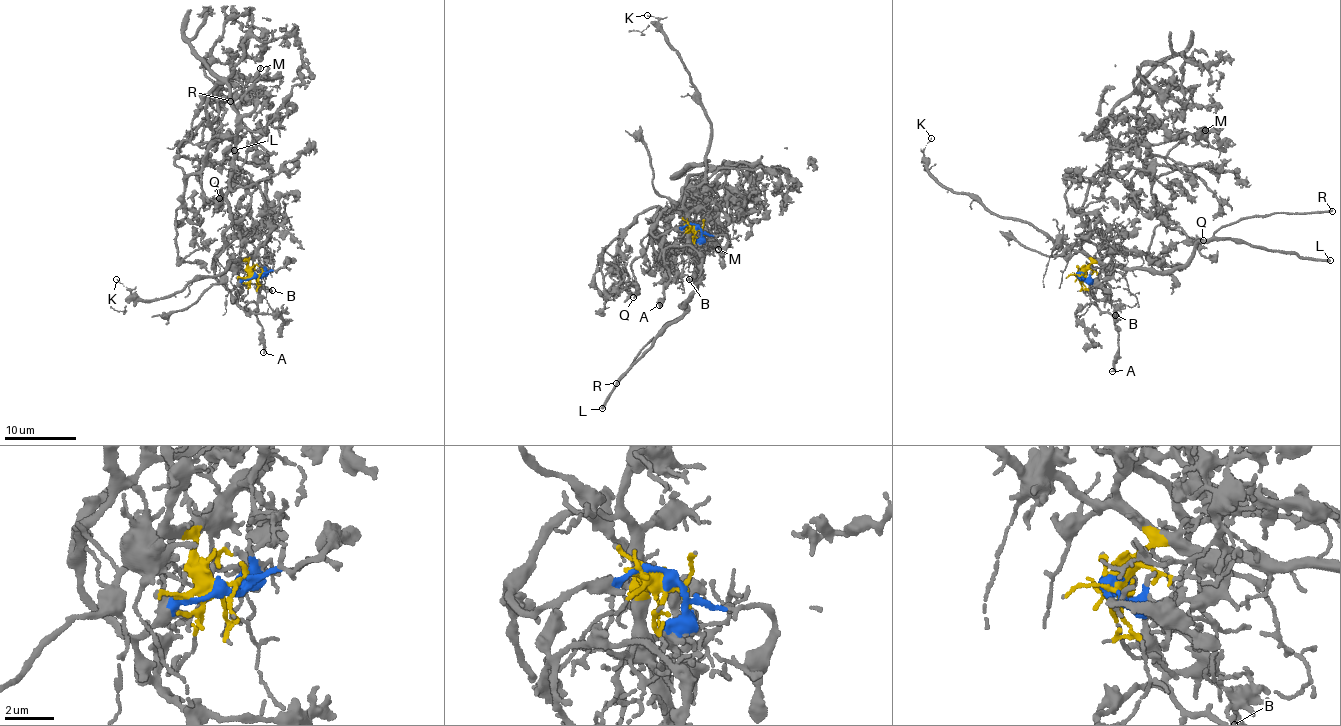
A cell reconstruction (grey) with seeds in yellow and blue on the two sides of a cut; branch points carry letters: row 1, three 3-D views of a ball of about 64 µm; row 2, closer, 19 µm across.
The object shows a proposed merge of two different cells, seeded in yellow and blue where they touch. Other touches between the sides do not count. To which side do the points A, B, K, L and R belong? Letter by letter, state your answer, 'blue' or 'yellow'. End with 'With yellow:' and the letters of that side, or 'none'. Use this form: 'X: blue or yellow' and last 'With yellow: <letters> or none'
A: blue
B: blue
K: yellow
L: yellow
R: yellow
With yellow: K, L, R

